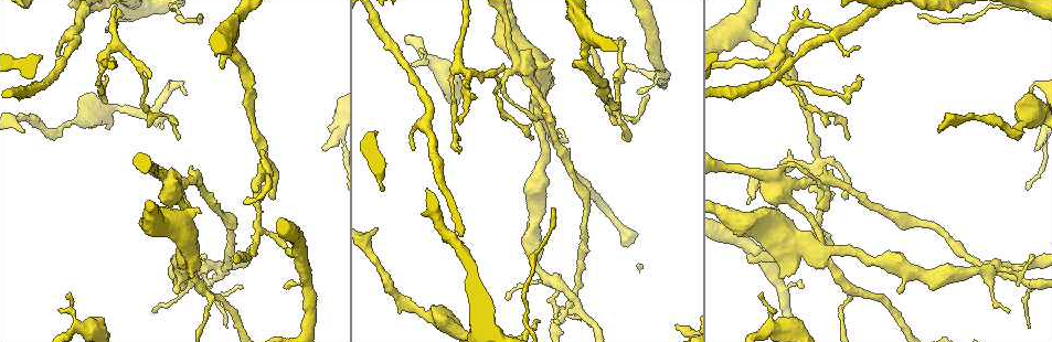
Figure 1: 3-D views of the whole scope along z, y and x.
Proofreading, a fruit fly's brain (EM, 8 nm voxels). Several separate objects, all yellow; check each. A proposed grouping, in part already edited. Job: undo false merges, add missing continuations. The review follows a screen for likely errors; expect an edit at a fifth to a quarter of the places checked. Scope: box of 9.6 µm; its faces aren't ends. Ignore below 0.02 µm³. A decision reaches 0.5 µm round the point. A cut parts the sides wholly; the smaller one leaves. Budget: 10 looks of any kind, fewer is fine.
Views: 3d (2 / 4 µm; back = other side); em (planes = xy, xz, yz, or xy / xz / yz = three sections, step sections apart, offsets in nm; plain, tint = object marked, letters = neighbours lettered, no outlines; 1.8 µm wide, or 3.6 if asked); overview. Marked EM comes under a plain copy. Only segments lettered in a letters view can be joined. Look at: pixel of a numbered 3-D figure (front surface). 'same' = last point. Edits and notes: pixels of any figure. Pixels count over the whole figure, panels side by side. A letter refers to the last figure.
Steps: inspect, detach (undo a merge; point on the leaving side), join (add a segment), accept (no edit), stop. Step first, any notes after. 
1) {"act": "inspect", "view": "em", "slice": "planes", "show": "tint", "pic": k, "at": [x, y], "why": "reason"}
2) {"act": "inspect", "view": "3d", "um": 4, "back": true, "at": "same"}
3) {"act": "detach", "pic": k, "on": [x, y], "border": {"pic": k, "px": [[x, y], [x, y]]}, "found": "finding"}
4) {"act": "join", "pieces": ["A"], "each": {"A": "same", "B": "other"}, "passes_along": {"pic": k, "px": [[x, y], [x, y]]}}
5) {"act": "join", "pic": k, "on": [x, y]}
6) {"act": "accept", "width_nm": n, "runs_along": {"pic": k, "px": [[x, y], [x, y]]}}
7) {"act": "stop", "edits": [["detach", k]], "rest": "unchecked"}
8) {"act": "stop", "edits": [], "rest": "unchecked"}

{"act": "inspect", "view": "em", "um": 3.6, "slice": "xz", "step": 8, "show": "tint", "pic": 1, "at": [73, 122], "why": "calibre changes"}

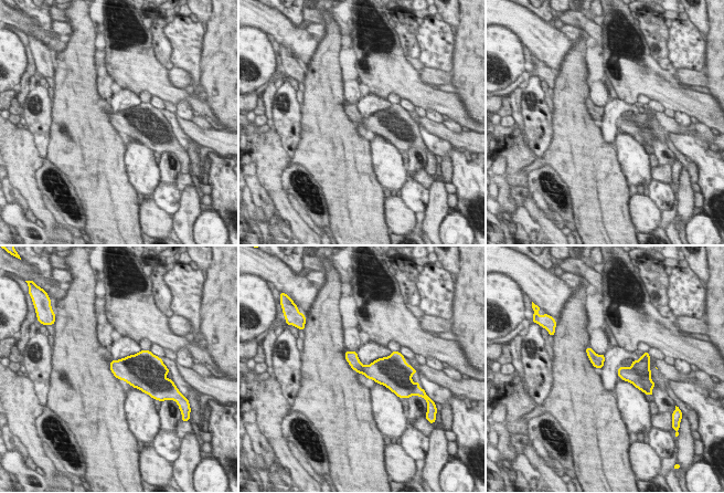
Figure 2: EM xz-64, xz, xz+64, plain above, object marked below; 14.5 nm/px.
{"act": "inspect", "view": "em", "um": 3.6, "slice": "xz", "step": 8, "show": "letters", "at": "same", "why": "what lies round it"}

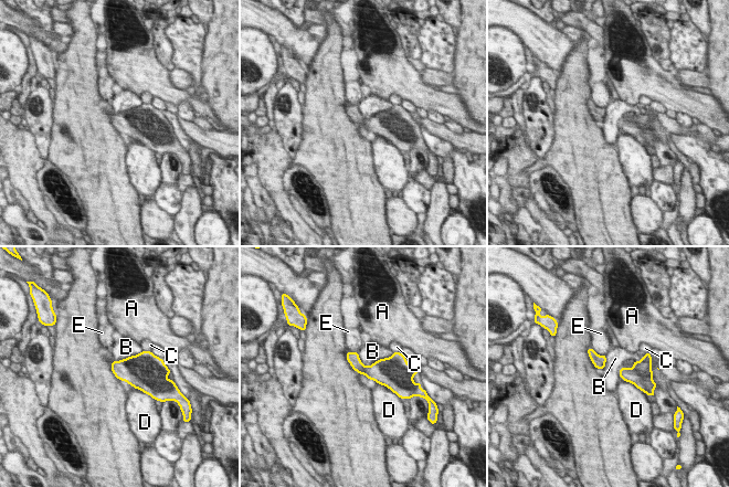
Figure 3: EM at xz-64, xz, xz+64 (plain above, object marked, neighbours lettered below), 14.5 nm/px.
{"act": "accept", "each": {"A": "other", "B": "other", "C": "other", "D": "other", "E": "other"}, "border": {"pic": 3, "px": [[357, 352], [366, 366], [393, 352]]}, "found": "continuous, no second neuron"}

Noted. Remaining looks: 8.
{"act": "inspect", "view": "3d", "um": 4, "pic": 1, "at": [458, 151], "why": "tapers out"}

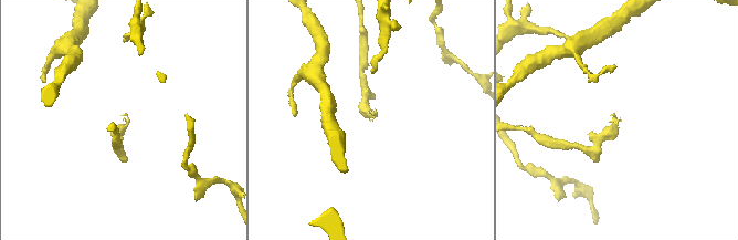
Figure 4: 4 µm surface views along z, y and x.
{"act": "inspect", "view": "em", "slice": "yz", "step": 16, "show": "letters", "pic": 4, "at": [373, 111]}

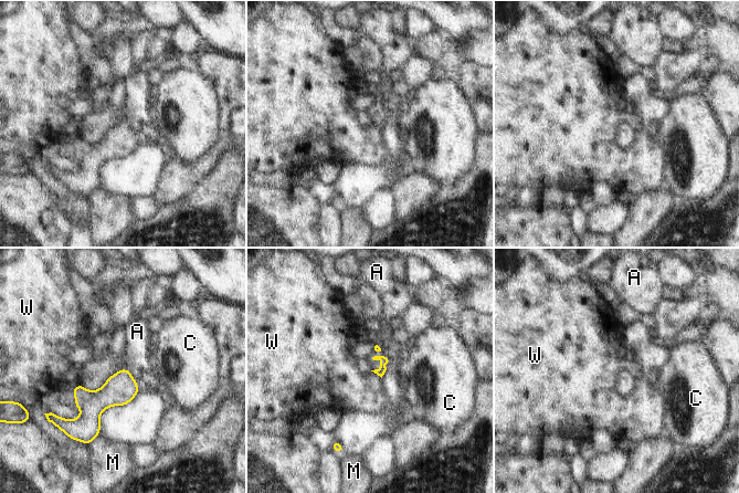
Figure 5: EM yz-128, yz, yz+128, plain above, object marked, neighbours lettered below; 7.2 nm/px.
{"act": "accept", "each": {"A": "other", "C": "other", "M": "other", "W": "other"}, "border": {"pic": 5, "px": [[370, 370], [381, 378]]}, "found": "no lettered segment goes on from it"}

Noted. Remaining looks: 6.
{"act": "inspect", "view": "em", "slice": "xy", "step": 16, "show": "tint", "pic": 1, "at": [940, 131], "why": "an open end"}

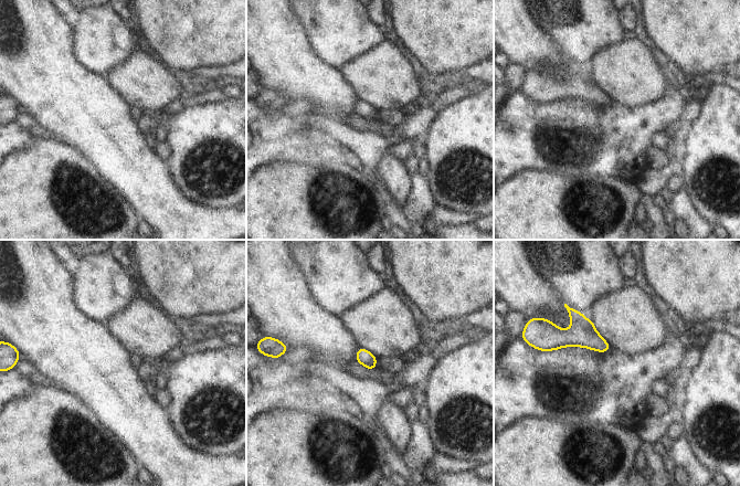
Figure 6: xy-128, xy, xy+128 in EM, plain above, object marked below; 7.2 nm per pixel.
{"act": "inspect", "view": "em", "slice": "planes", "show": "letters", "at": "same", "why": "cut it another way"}

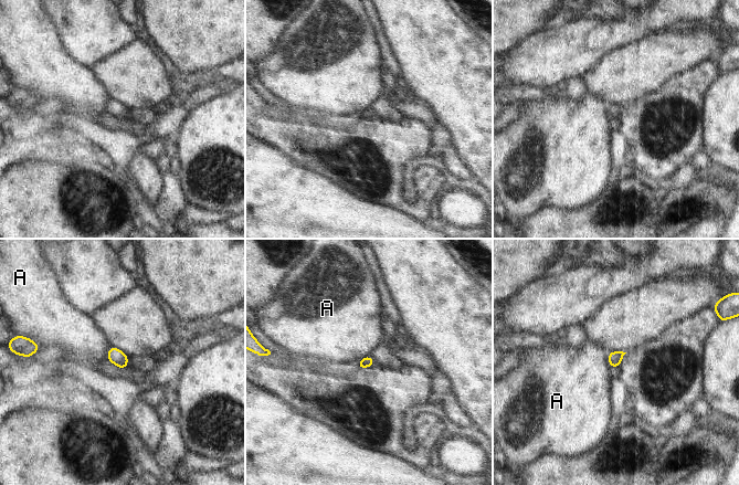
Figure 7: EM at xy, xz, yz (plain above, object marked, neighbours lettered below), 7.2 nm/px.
{"act": "accept", "each": {"A": "other"}, "border": {"pic": 7, "px": [[111, 346], [107, 351], [108, 361]]}, "found": "no lettered segment goes on from it"}

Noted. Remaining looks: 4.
{"act": "inspect", "view": "em", "slice": "planes", "show": "letters", "pic": 1, "at": [586, 19], "why": "thick end"}

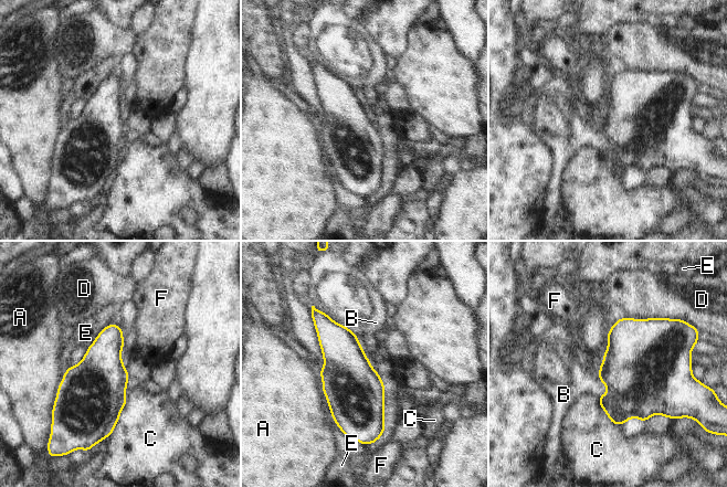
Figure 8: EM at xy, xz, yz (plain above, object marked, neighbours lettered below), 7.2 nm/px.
{"act": "accept", "width_nm": 380, "each": {"A": "other", "B": "other", "C": "other", "D": "other", "E": "other", "F": "other"}, "found": "none of them fits"}

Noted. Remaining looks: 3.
{"act": "stop", "edits": [], "rest": "unchecked"}

